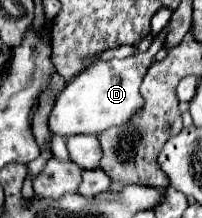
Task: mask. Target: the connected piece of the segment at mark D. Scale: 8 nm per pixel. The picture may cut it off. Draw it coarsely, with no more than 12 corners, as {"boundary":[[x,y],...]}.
{"boundary":[[143,53],[95,61],[53,103],[49,131],[97,135],[143,107]]}

